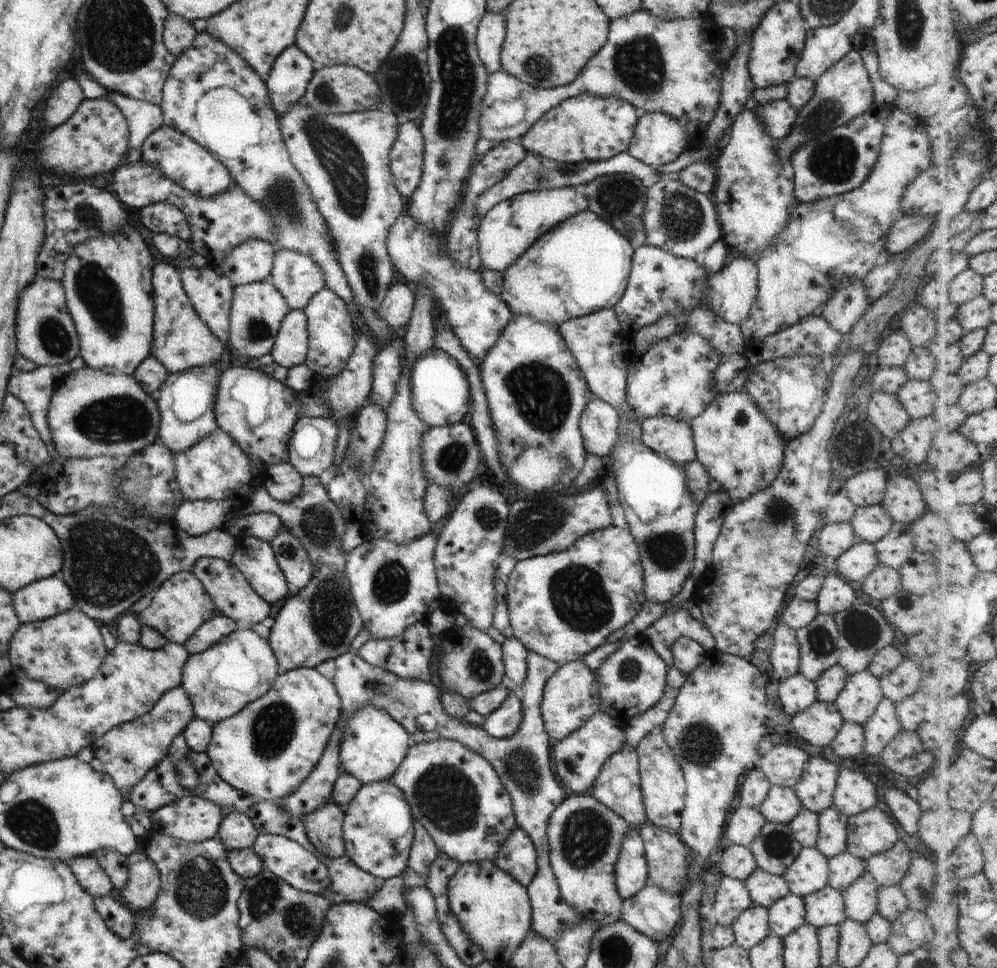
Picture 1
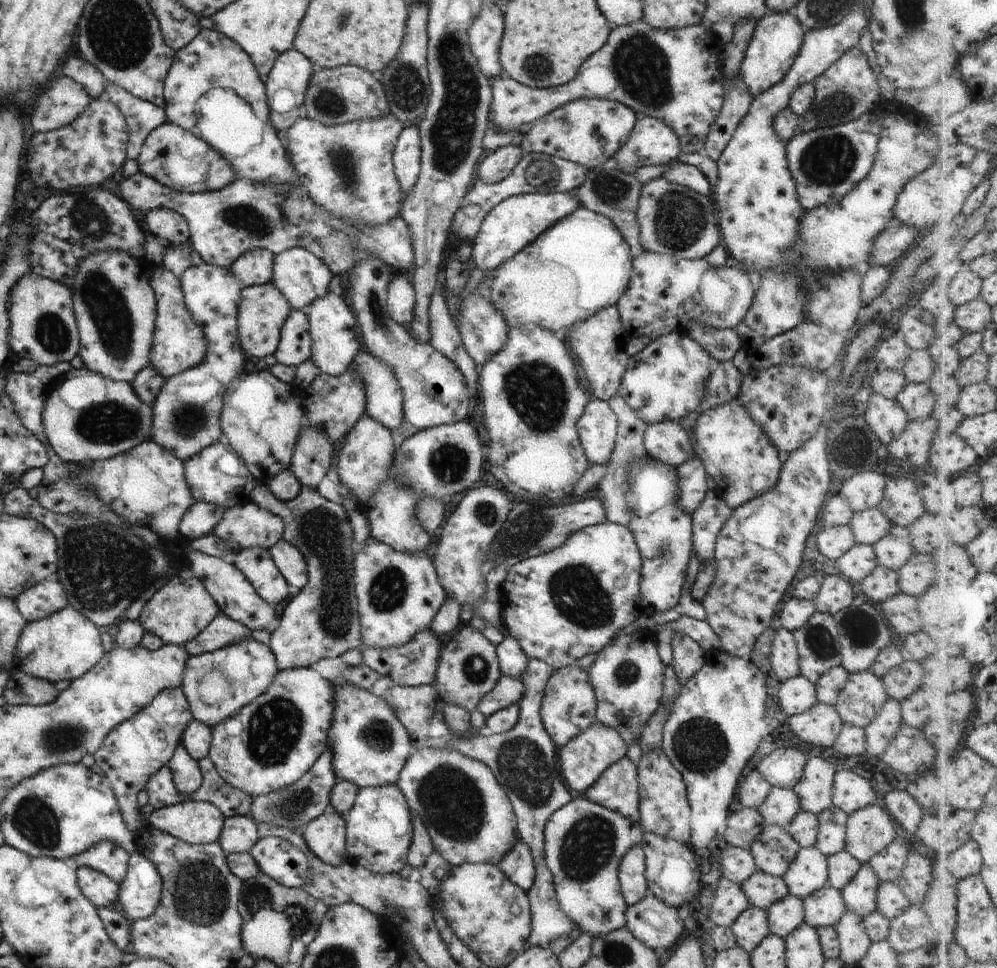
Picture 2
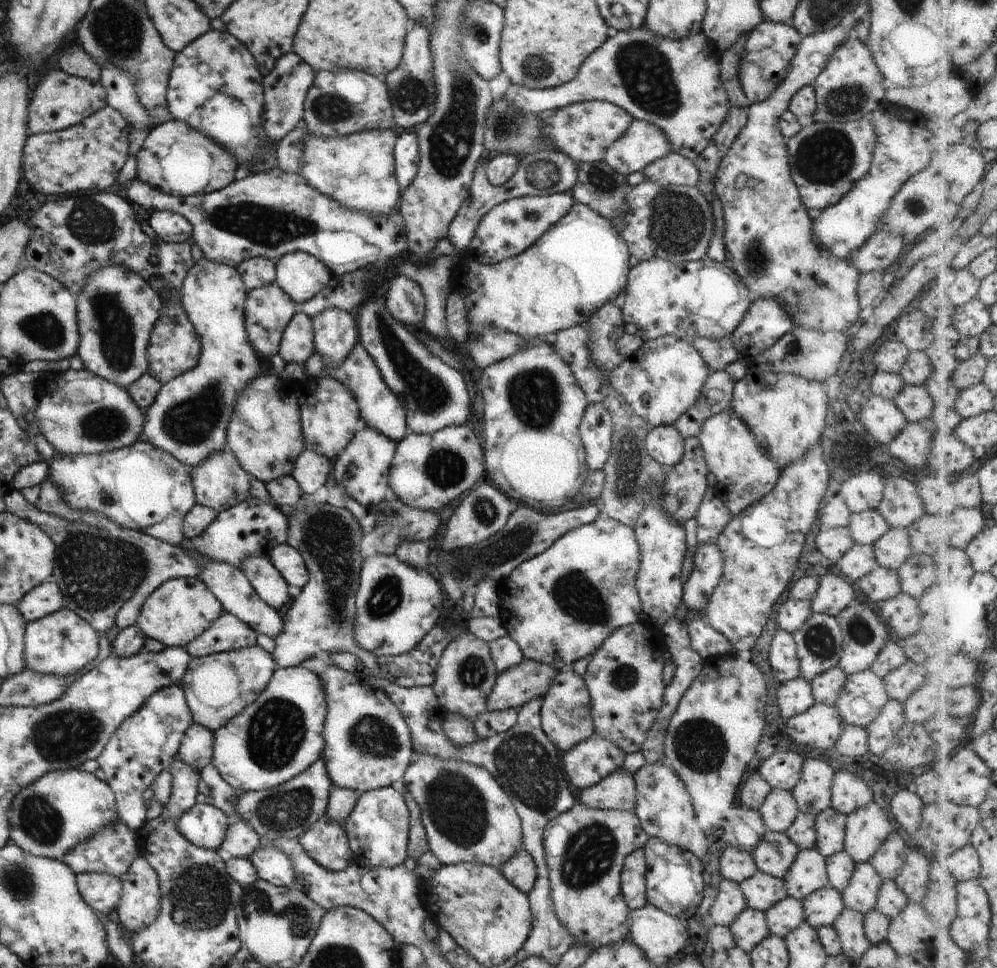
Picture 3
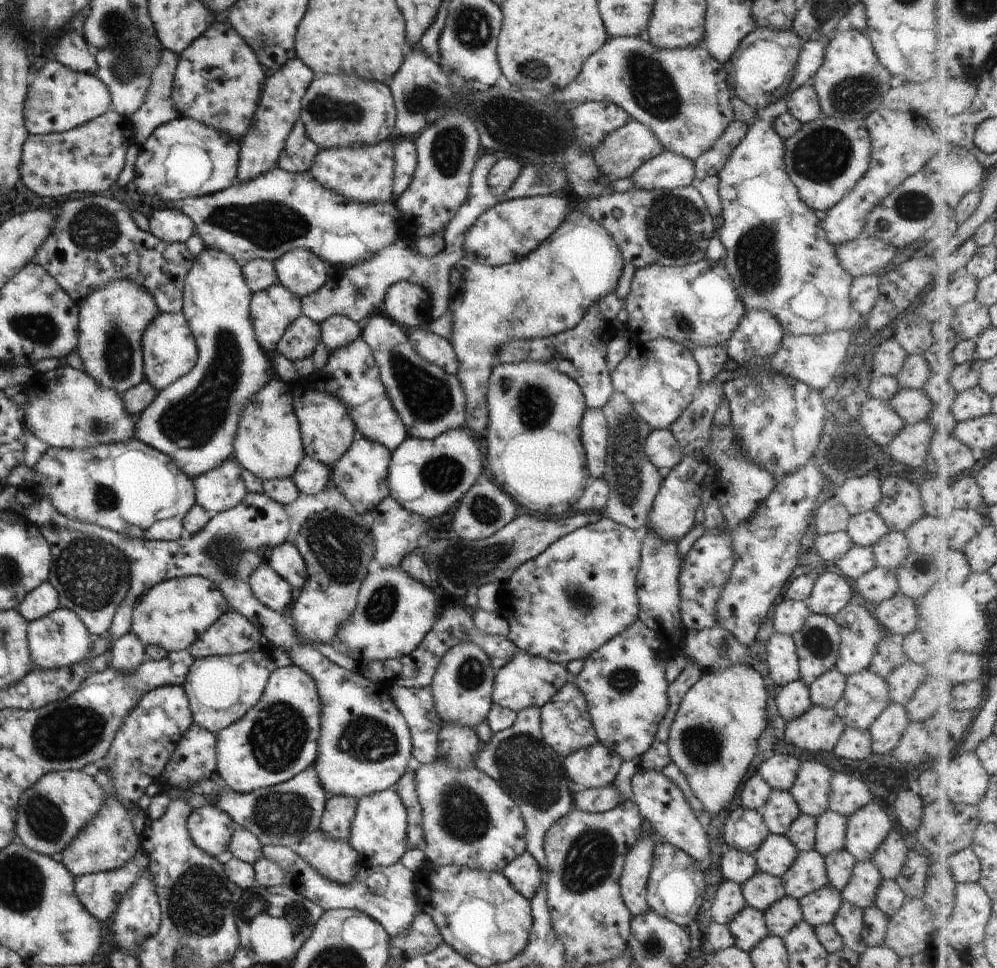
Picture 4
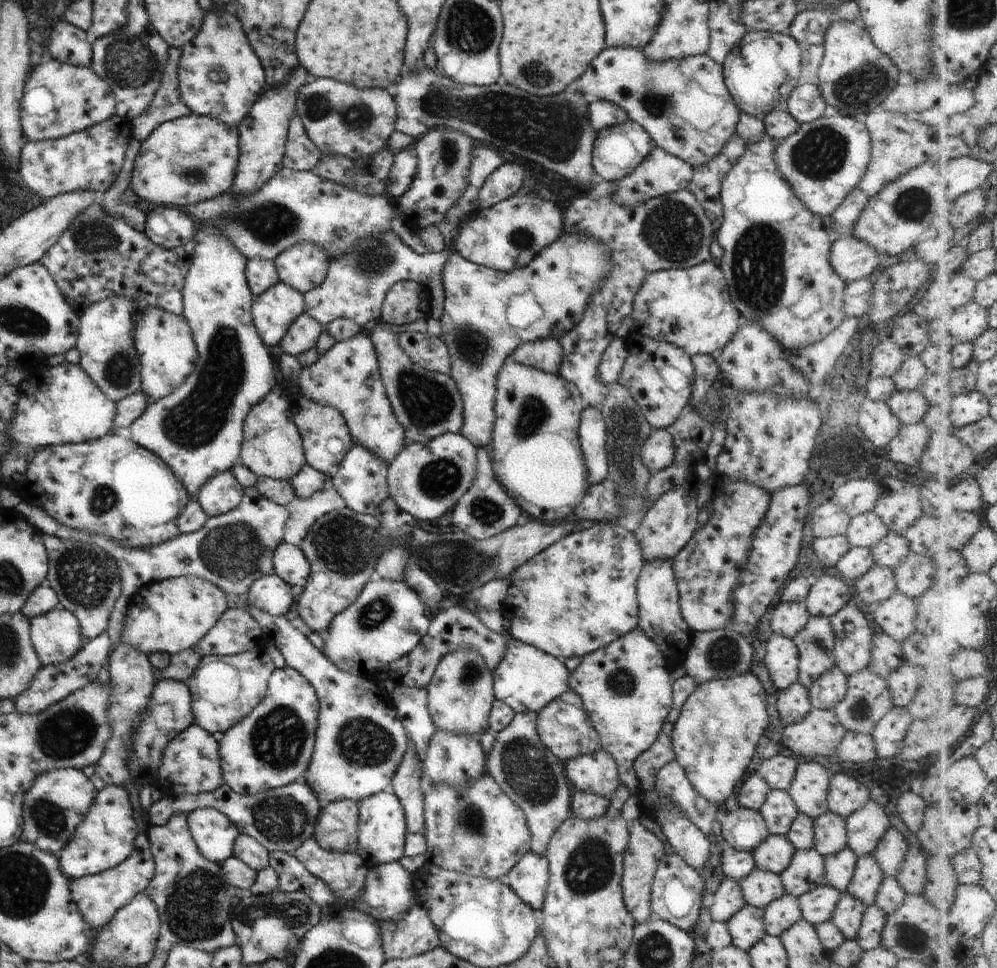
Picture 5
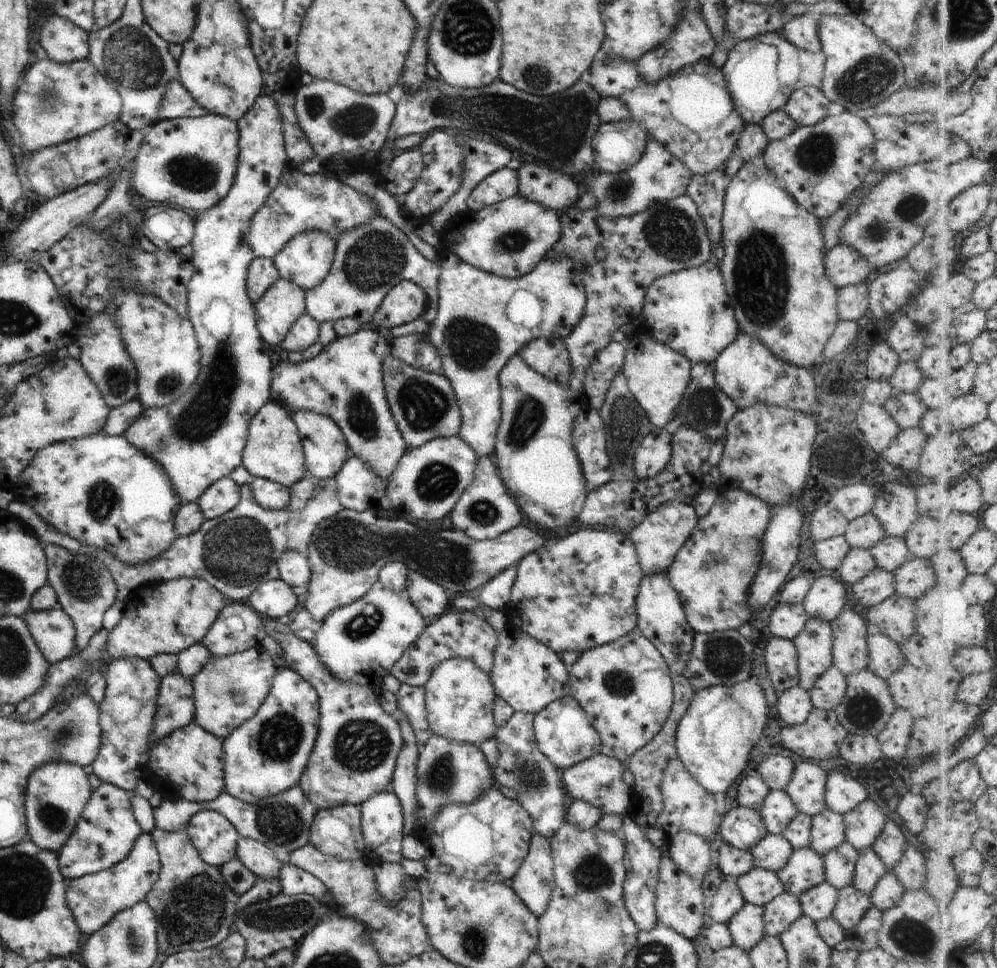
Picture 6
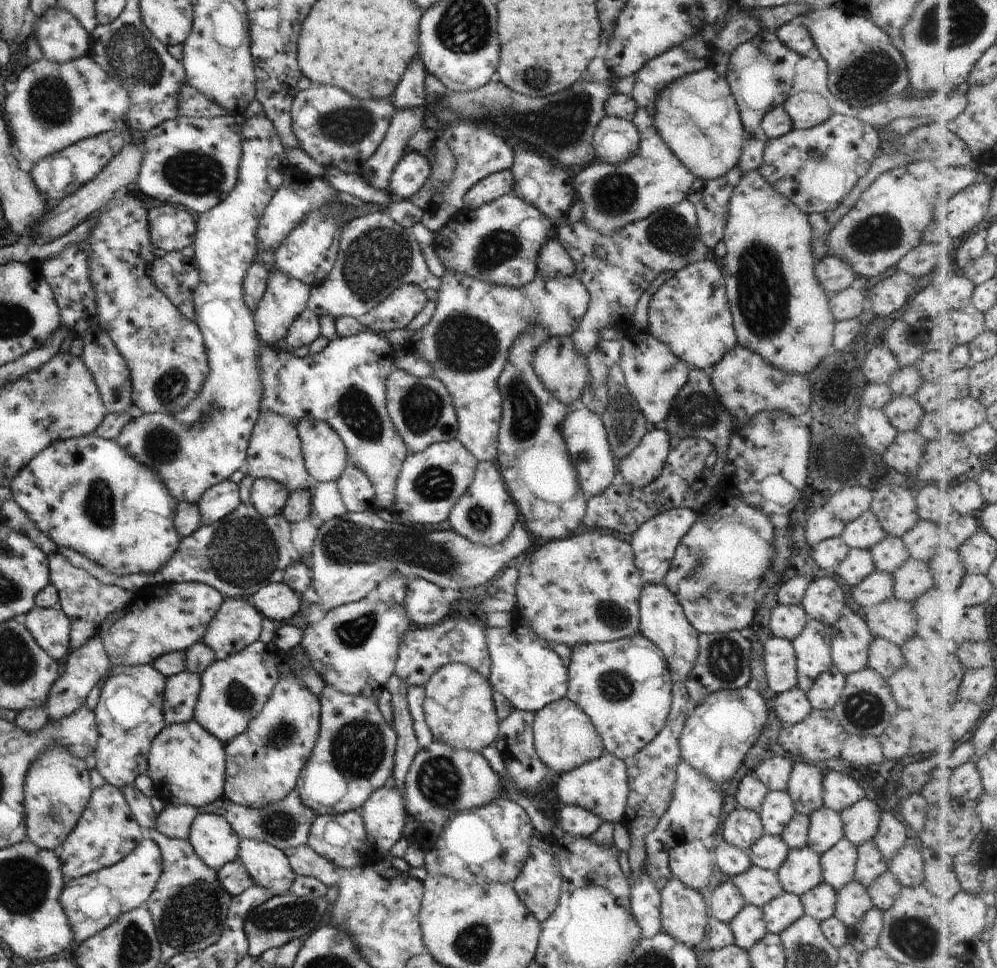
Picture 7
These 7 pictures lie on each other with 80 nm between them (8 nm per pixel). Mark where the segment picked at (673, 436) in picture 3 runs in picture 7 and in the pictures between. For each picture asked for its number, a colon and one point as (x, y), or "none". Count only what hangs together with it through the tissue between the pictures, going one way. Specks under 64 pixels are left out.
4: (661, 447)
5: (658, 452)
6: (653, 453)
7: (642, 466)

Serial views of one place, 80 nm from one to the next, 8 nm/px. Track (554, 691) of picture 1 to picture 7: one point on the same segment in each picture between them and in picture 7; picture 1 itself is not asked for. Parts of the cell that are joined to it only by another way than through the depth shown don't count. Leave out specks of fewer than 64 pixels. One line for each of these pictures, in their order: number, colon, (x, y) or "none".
2: (568, 708)
3: (566, 714)
4: (566, 726)
5: (564, 728)
6: (564, 733)
7: (564, 737)

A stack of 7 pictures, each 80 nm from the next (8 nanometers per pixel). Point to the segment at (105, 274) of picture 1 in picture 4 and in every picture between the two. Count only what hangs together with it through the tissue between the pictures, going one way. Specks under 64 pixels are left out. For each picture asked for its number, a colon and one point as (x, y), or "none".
2: (115, 308)
3: (116, 310)
4: (112, 319)

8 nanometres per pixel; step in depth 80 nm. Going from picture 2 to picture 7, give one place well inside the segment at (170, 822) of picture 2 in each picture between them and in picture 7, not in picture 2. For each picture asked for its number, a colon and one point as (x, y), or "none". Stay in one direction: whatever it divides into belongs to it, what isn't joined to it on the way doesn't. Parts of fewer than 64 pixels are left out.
3: (204, 825)
4: (211, 829)
5: (214, 834)
6: (215, 839)
7: (212, 838)

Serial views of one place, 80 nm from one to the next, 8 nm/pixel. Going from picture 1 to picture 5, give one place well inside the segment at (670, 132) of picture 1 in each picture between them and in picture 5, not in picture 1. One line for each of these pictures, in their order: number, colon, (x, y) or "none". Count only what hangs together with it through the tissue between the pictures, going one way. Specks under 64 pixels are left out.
2: (651, 142)
3: (642, 143)
4: (623, 150)
5: (618, 150)

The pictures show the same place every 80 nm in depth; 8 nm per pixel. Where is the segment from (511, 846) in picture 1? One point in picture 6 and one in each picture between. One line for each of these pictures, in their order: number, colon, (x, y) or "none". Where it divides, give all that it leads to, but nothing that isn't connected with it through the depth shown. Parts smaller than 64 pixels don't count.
2: (518, 865)
3: (520, 870)
4: (524, 873)
5: (529, 879)
6: (534, 881)

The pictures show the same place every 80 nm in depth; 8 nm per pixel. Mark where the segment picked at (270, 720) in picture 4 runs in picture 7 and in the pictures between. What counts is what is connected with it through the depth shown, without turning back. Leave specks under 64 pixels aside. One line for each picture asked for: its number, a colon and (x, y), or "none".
5: (271, 747)
6: (265, 756)
7: (263, 763)

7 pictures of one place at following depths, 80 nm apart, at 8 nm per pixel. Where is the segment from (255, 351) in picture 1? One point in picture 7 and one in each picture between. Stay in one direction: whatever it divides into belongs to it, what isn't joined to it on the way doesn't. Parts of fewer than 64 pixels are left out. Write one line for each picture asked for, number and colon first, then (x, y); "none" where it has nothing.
2: (263, 309)
3: (268, 310)
4: (272, 310)
5: (273, 312)
6: (279, 307)
7: (285, 298)

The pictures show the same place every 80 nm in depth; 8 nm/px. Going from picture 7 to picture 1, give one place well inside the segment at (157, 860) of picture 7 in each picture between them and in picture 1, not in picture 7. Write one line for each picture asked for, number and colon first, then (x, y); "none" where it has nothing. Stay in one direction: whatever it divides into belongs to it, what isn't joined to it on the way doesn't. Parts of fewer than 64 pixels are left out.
1: (91, 876)
2: (101, 891)
3: (102, 891)
4: (100, 893)
5: (98, 897)
6: (94, 900)

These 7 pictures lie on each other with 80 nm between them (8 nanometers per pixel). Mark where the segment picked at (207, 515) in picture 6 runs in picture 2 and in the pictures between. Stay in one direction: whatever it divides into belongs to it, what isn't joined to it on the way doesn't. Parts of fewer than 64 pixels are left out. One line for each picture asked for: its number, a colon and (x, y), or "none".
2: (216, 475)
3: (219, 482)
4: (219, 490)
5: (221, 494)

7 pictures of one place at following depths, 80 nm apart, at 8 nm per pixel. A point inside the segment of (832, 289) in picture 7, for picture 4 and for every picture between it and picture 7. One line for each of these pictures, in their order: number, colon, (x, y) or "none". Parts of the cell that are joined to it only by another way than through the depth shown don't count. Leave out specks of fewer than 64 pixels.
4: (862, 256)
5: (852, 259)
6: (843, 266)

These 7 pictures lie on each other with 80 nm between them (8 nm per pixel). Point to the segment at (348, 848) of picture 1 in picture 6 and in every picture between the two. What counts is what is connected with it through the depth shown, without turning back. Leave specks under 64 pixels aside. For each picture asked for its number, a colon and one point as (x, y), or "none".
2: (378, 827)
3: (377, 829)
4: (379, 829)
5: (382, 829)
6: (382, 822)

